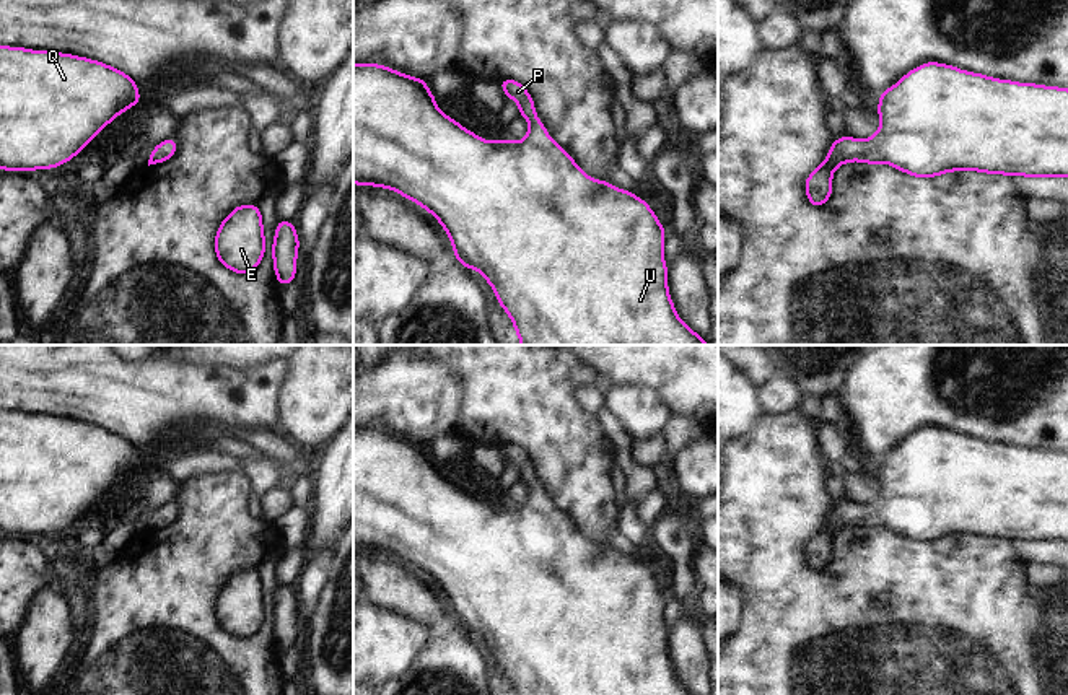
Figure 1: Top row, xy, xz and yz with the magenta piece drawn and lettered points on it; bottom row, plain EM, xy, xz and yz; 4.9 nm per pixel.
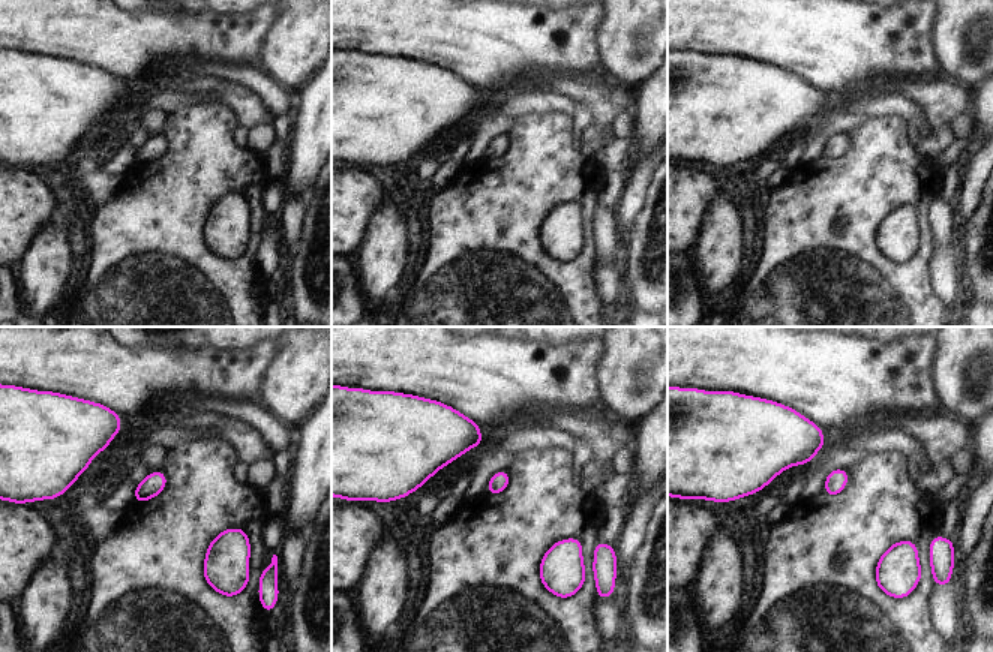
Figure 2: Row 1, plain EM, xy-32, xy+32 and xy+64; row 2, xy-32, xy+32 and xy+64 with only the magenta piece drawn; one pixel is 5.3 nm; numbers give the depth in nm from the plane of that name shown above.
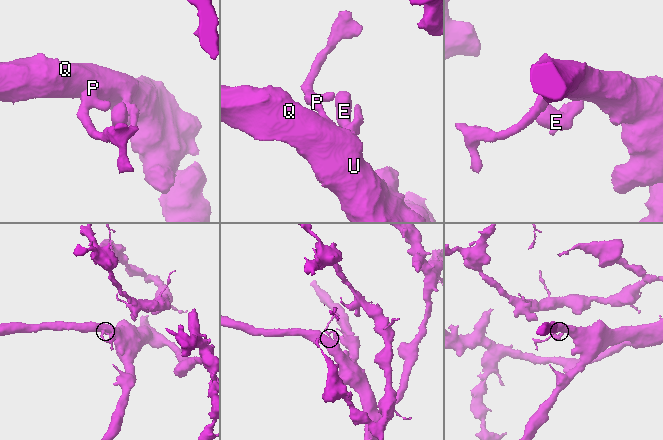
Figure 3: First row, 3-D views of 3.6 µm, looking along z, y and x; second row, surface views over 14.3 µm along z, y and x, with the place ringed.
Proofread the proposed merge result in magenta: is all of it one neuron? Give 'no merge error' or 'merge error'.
no merge error

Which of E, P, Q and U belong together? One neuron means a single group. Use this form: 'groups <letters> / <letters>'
groups E P Q U

